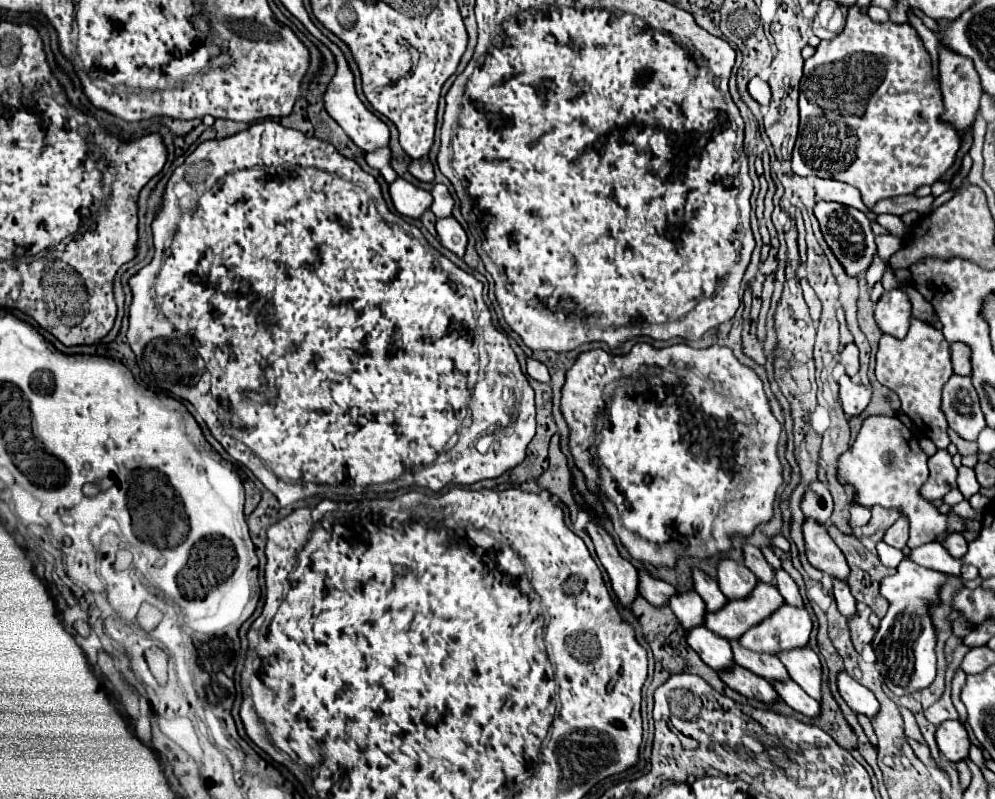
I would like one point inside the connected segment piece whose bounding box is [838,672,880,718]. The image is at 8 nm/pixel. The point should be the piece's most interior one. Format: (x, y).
(860, 699)

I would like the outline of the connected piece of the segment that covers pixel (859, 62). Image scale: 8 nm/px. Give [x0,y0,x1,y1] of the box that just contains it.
[792,6,960,208]

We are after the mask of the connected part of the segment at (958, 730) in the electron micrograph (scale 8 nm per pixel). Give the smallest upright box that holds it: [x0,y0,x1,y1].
[936,720,970,762]

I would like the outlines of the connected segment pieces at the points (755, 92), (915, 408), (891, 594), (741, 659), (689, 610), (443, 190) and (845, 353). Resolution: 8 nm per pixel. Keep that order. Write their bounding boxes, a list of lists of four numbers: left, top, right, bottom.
[[748,76,772,106],[876,318,954,448],[872,558,978,694],[732,640,792,682],[670,592,706,632],[432,184,454,218],[838,344,860,376]]

